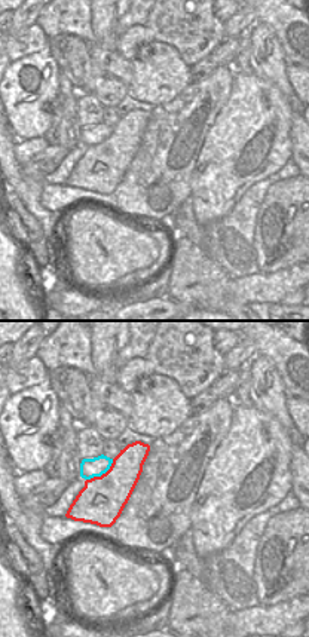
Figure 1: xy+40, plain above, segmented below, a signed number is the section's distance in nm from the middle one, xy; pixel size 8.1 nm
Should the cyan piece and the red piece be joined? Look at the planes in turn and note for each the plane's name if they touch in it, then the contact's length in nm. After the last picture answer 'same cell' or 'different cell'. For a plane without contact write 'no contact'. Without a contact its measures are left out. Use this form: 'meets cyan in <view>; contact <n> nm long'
meets cyan in xy+40; contact 280 nm long

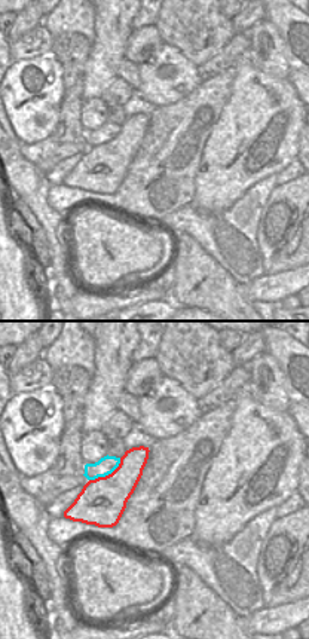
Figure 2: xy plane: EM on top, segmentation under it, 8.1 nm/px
meets cyan in xy; contact 320 nm long

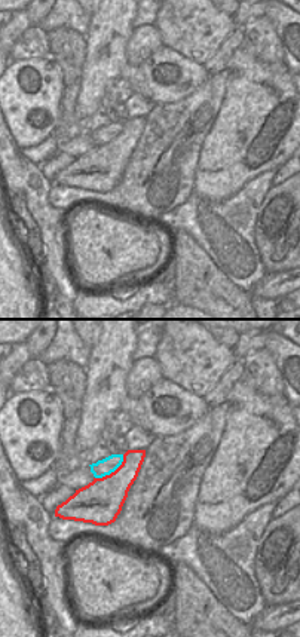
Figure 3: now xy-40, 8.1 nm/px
meets cyan in xy-40; contact 320 nm long

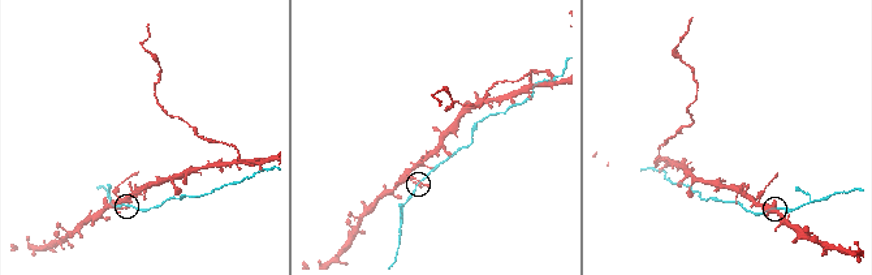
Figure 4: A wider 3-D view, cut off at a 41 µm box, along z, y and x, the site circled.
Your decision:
different cell

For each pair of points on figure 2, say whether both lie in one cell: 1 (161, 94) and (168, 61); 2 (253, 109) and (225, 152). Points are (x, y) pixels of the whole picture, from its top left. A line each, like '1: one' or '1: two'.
1: one
2: one

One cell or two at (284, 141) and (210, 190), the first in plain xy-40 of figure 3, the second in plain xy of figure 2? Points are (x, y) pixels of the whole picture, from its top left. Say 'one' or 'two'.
one

